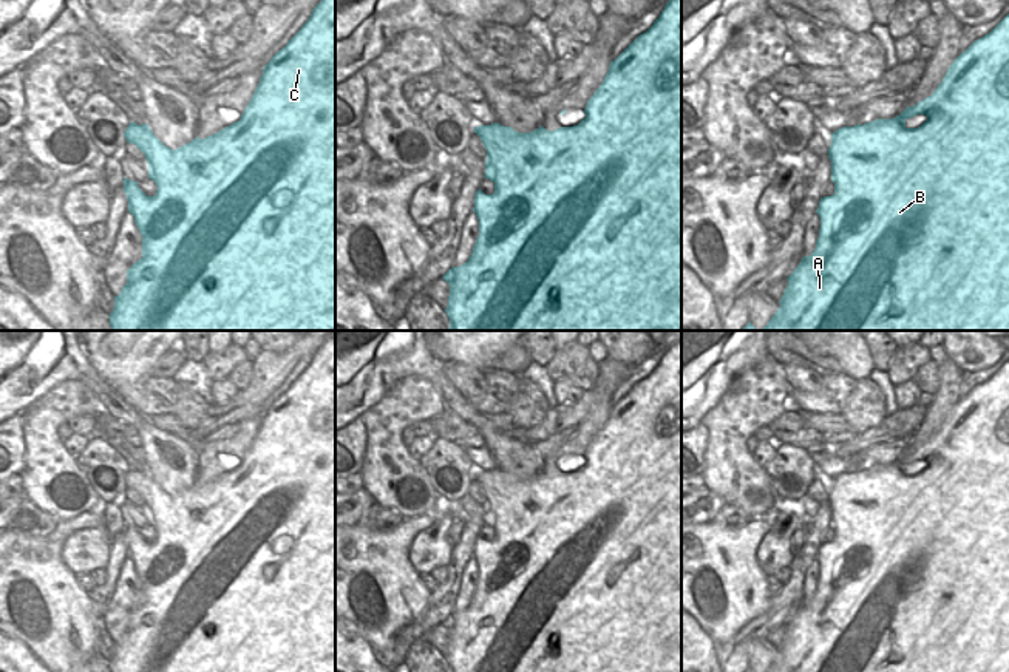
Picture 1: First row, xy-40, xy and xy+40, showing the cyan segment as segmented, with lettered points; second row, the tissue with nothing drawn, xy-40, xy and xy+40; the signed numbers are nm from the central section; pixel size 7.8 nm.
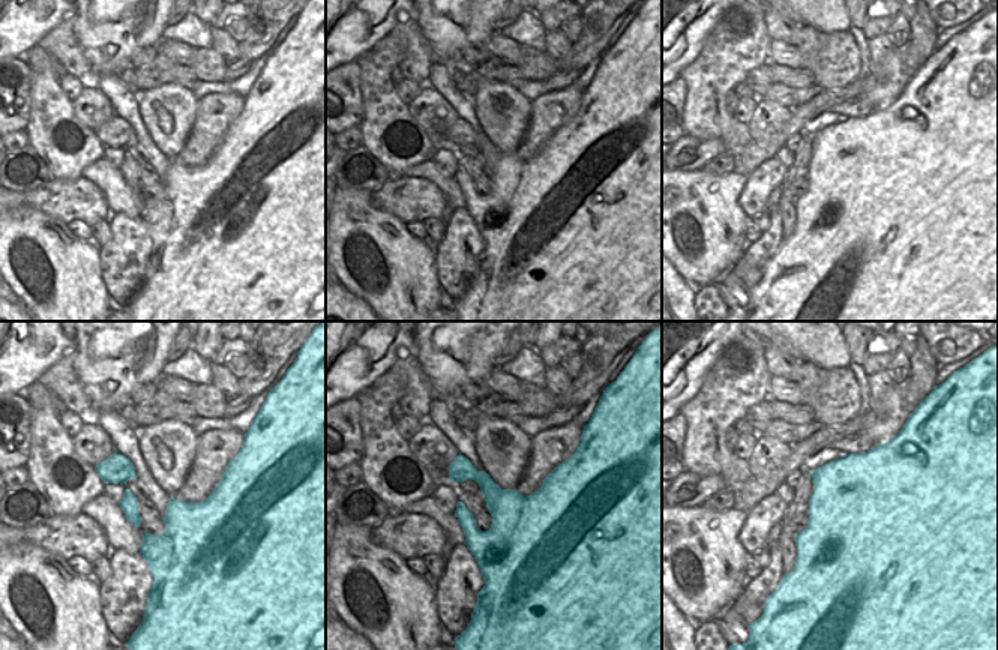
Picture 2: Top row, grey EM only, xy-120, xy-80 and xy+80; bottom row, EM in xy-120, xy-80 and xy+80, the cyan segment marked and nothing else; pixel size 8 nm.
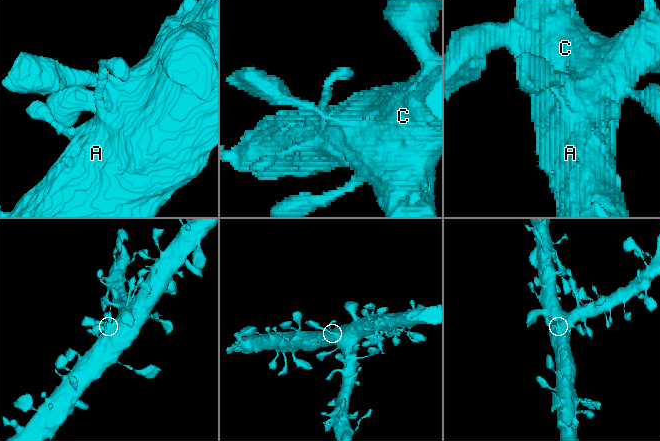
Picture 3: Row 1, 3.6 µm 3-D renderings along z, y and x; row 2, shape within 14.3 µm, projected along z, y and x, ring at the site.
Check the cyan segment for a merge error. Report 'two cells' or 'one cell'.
one cell

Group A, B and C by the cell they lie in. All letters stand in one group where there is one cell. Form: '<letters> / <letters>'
A B C

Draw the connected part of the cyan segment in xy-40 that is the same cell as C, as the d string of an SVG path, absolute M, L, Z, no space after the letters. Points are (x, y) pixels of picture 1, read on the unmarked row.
M329 338L312 355L309 366L301 372L301 375L264 412L260 429L238 468L233 468L209 484L195 484L192 488L176 496L165 493L147 470L138 471L130 468L124 482L127 488L134 490L145 501L148 524L156 528L158 538L155 542L147 542L136 527L124 524L128 558L134 562L134 568L142 581L142 604L127 616L127 630L122 633L121 640L114 643L110 672L335 672L335 338Z

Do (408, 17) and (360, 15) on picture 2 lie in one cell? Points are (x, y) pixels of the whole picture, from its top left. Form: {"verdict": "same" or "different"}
{"verdict": "same"}

